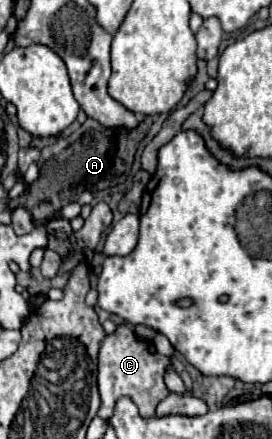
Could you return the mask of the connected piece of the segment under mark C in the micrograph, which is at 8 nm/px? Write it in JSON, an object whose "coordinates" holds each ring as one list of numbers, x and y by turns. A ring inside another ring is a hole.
{"coordinates":[[125,323,119,325,115,333,103,339,99,351,99,371,97,371,97,385,101,393,99,417,107,421,113,415,117,399,121,397,131,397,143,417,155,417,159,401,169,395,169,389,163,383,163,373,167,365,169,357,161,357,151,341,139,339,129,325]]}

